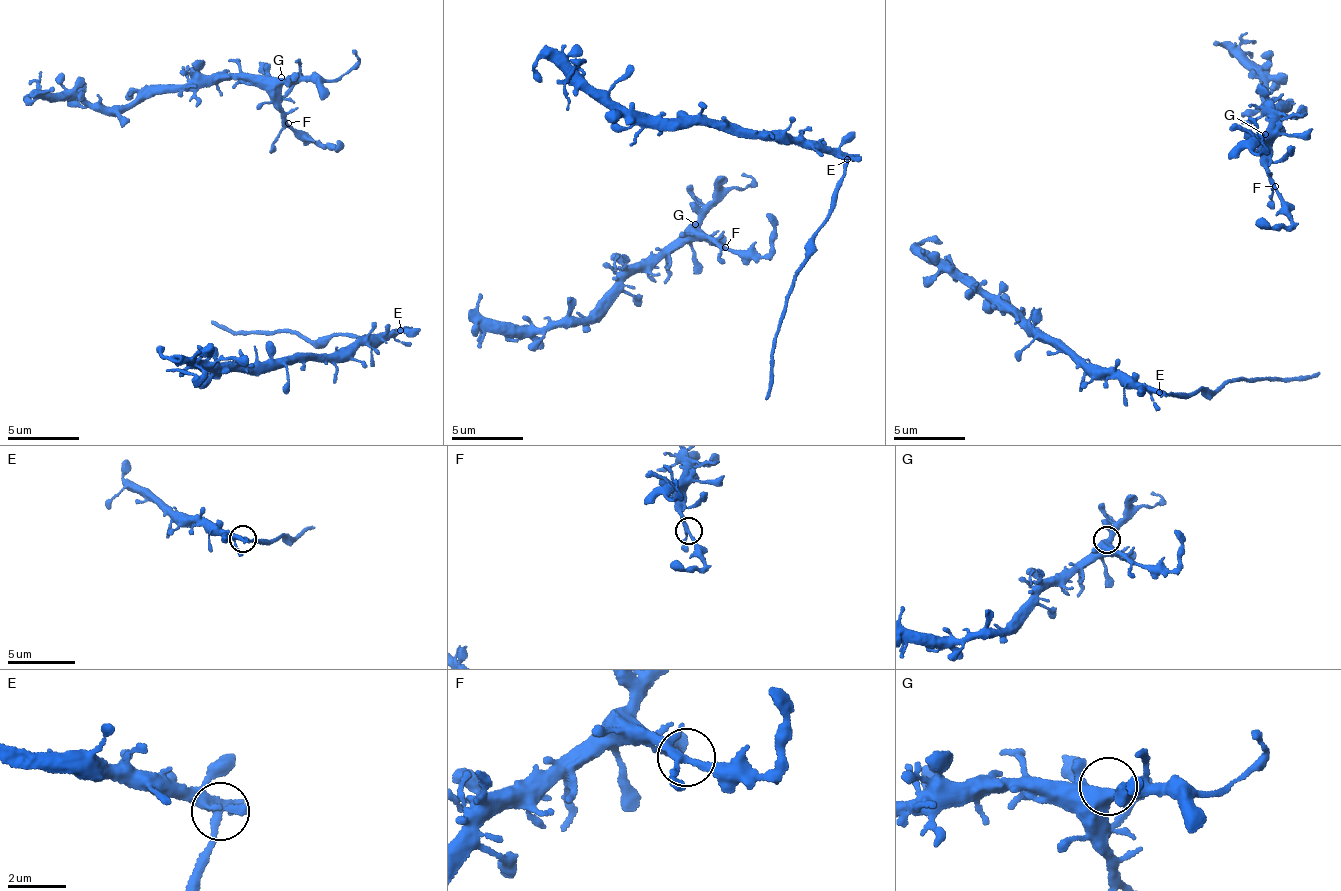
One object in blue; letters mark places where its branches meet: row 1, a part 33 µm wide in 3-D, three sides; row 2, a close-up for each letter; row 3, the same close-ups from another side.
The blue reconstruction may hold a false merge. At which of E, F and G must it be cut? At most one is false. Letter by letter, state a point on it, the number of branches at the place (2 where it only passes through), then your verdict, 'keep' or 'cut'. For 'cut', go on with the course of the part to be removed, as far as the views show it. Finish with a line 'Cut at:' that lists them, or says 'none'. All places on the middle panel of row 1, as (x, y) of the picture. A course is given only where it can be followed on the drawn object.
E: place (847, 159); branches 4; cut; course (847, 161), (831, 213), (818, 229), (791, 295), (773, 356), (766, 400)
F: place (725, 247); branches 4; keep
G: place (695, 224); branches 2; keep
Cut at: E

